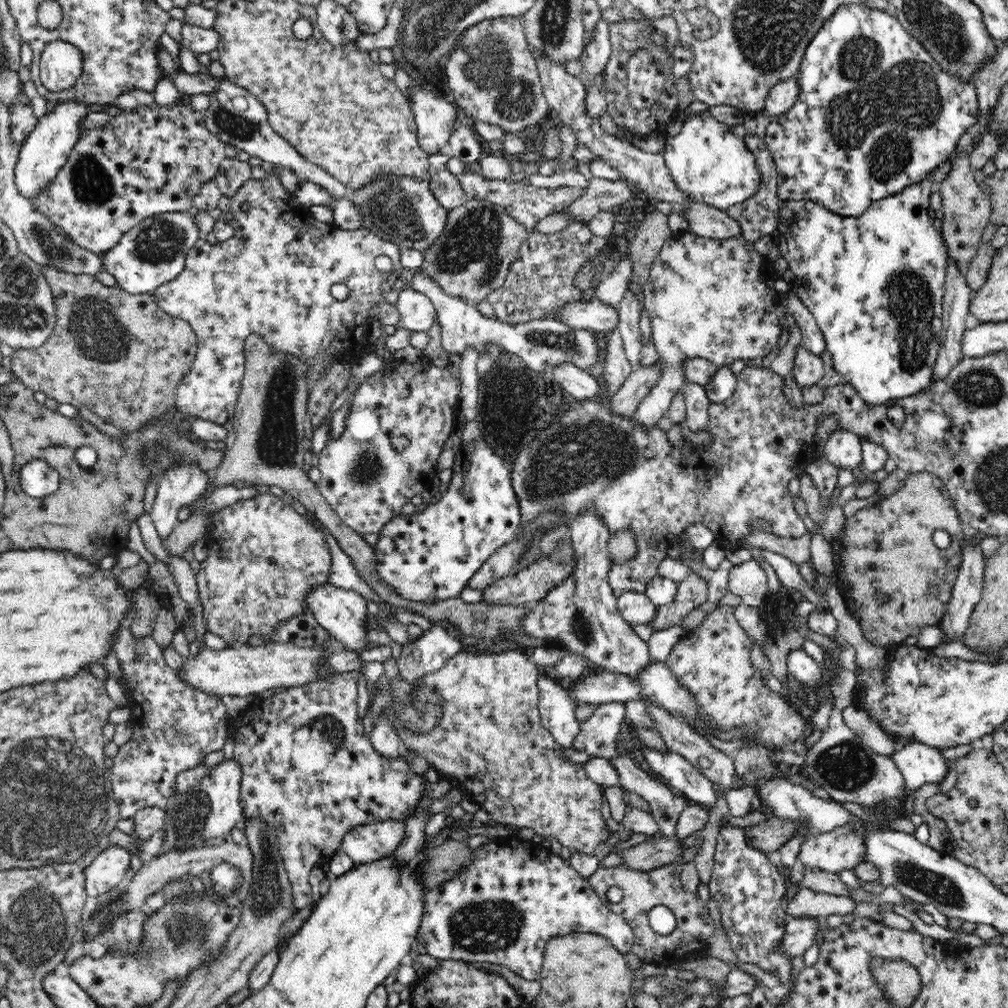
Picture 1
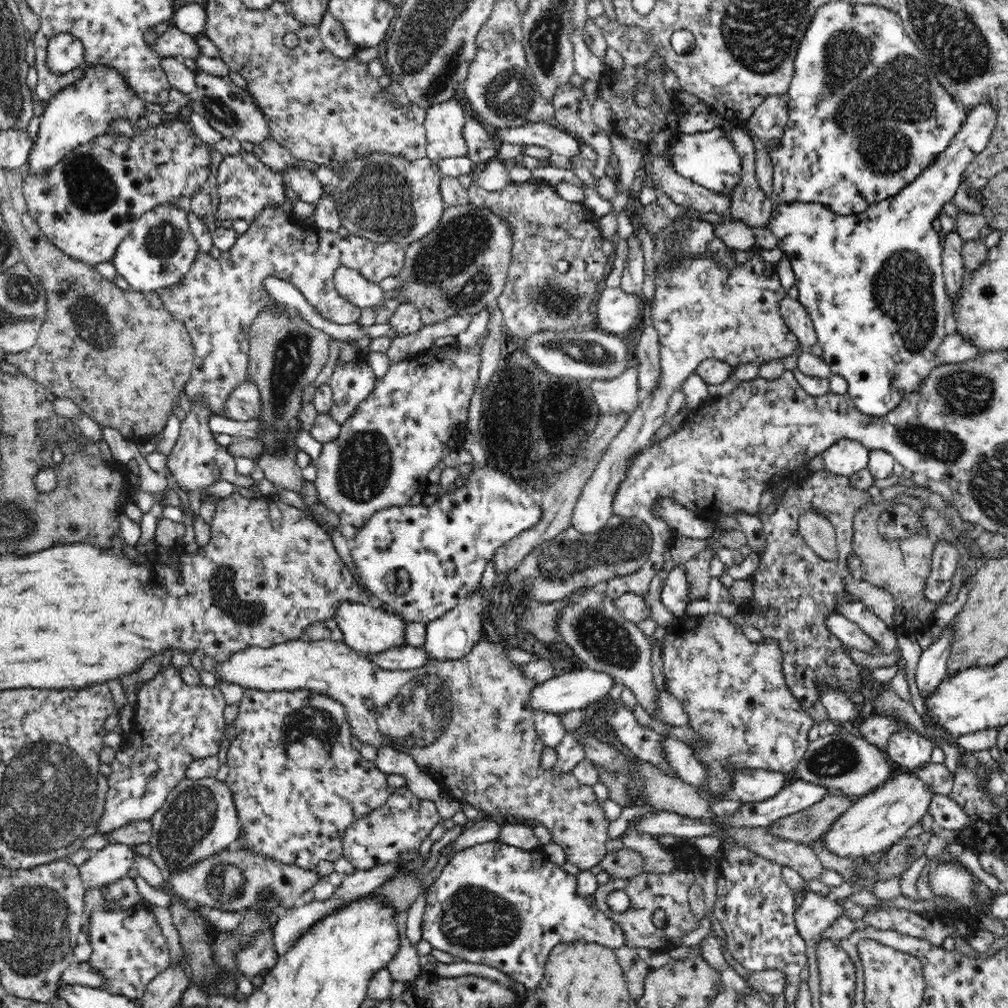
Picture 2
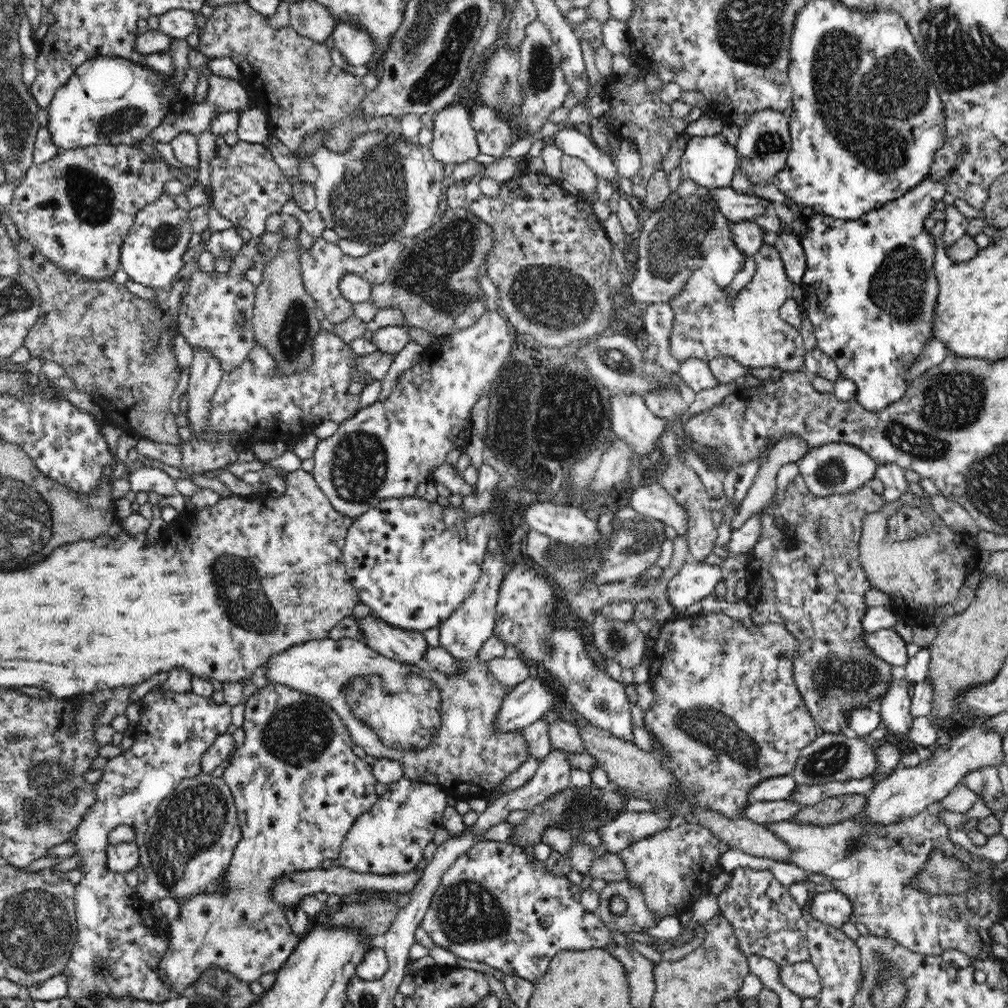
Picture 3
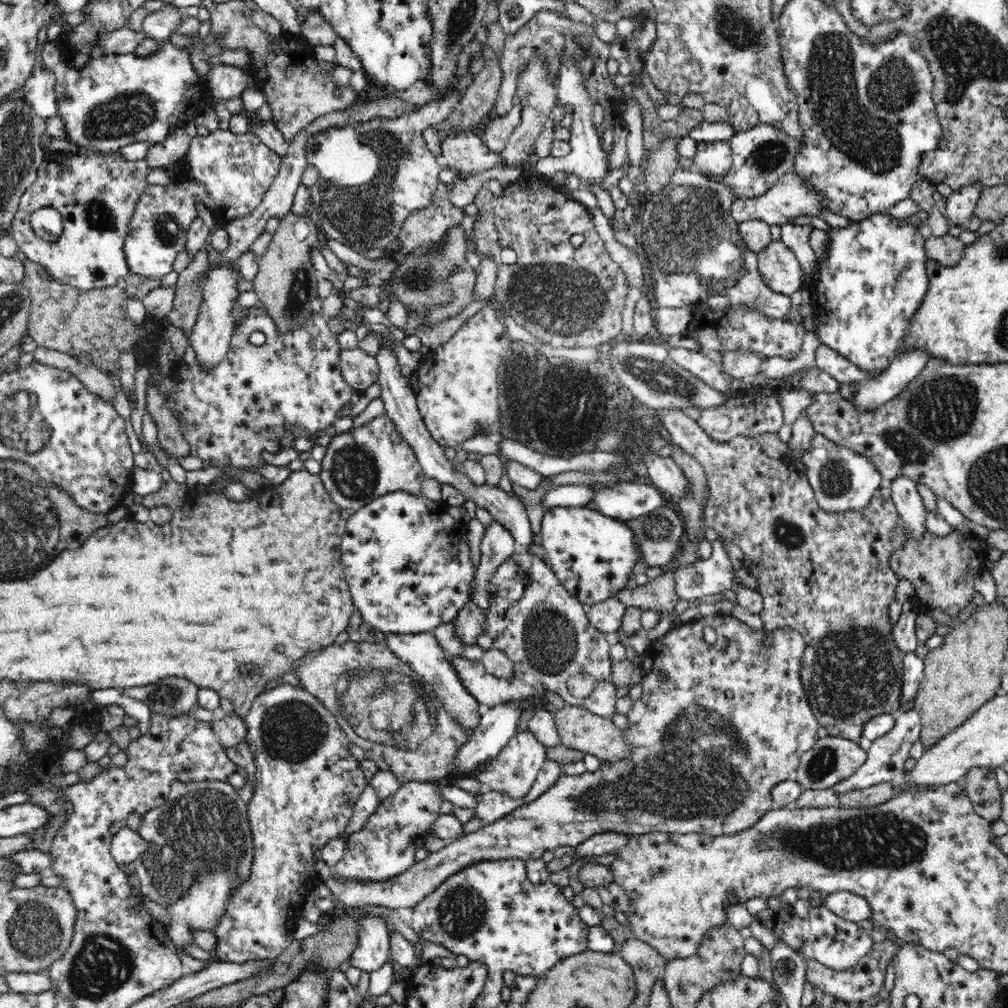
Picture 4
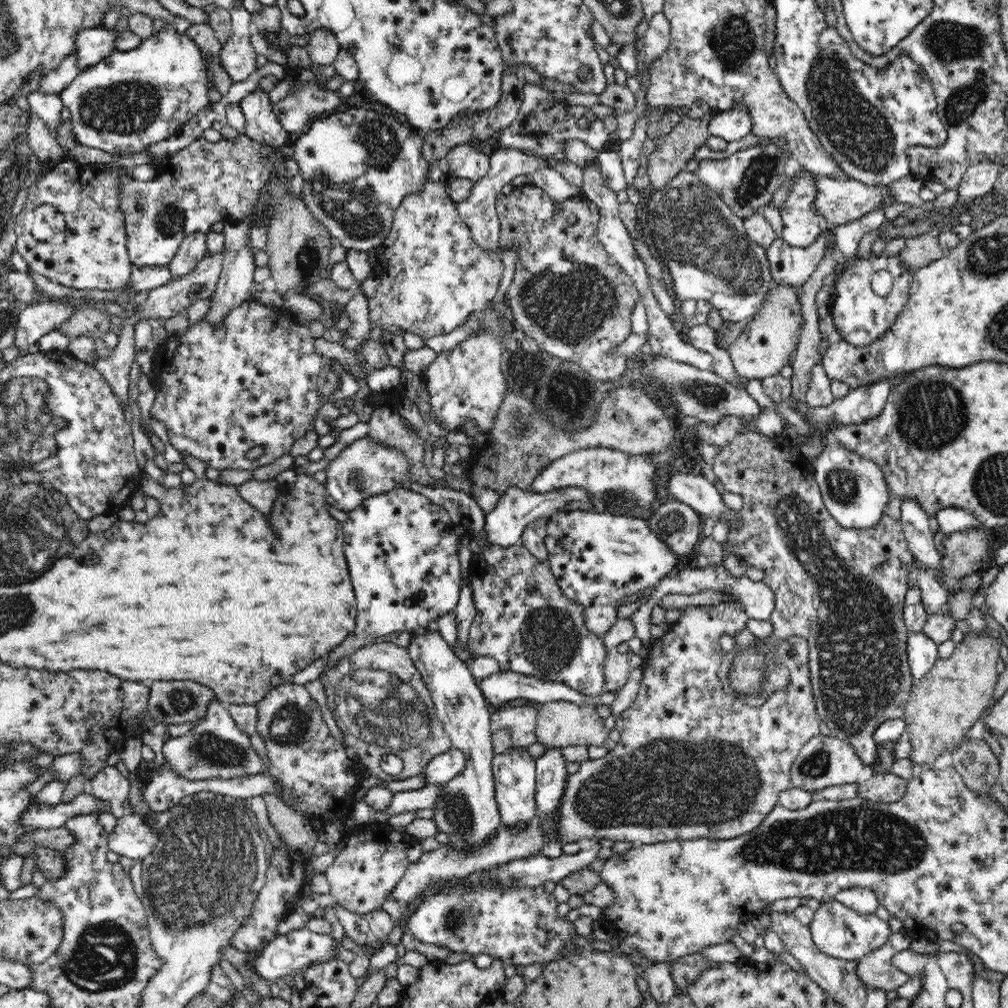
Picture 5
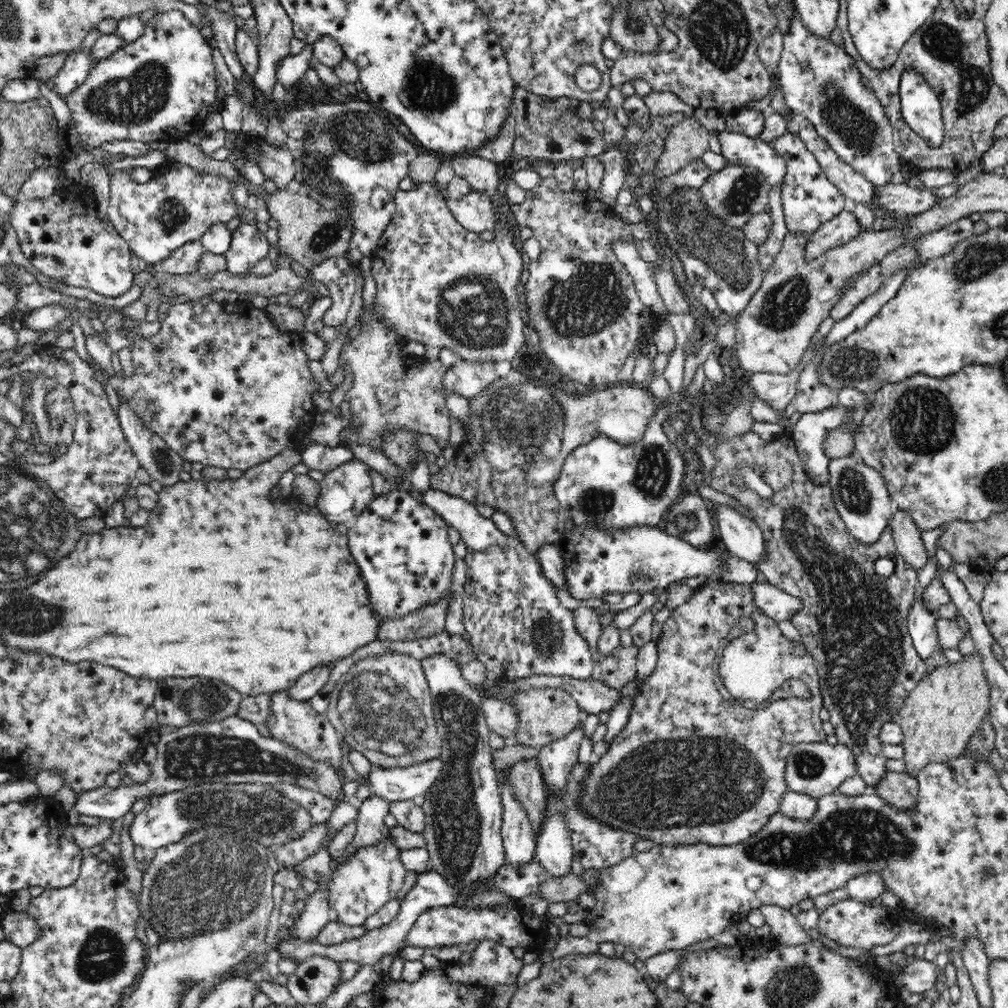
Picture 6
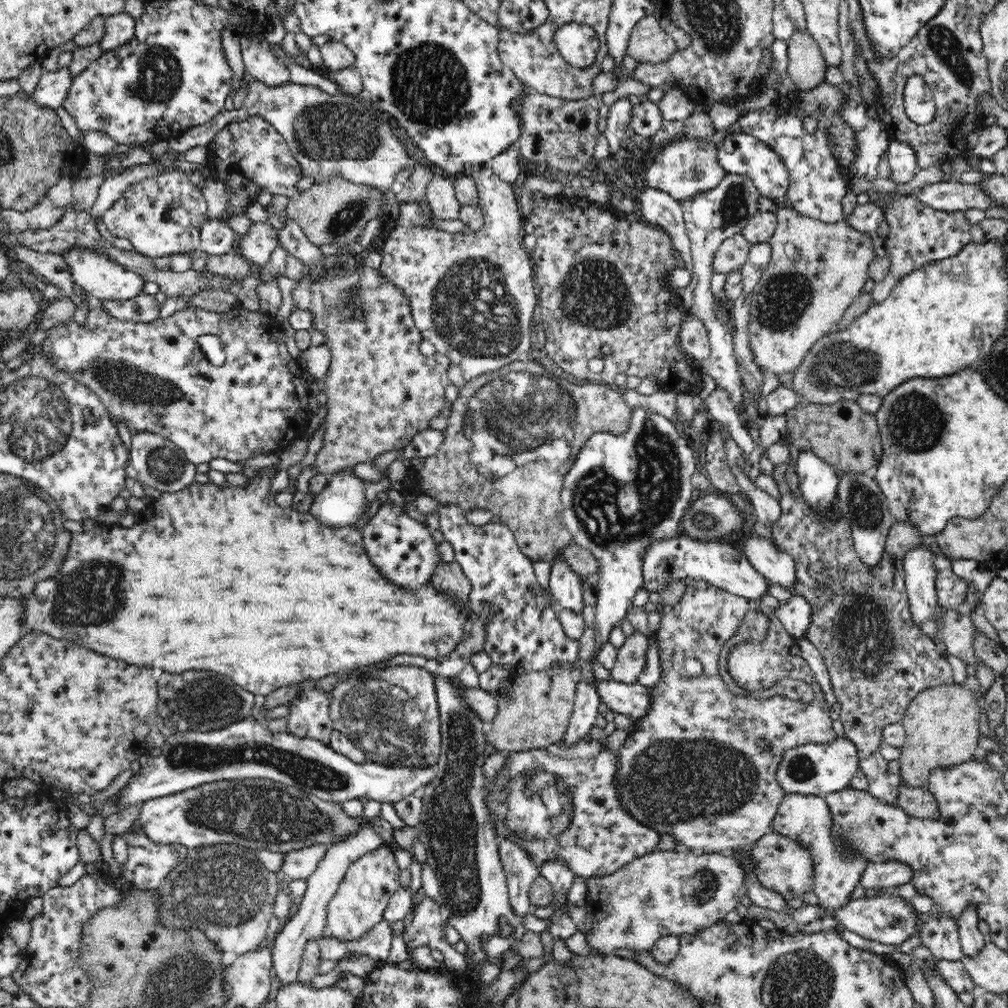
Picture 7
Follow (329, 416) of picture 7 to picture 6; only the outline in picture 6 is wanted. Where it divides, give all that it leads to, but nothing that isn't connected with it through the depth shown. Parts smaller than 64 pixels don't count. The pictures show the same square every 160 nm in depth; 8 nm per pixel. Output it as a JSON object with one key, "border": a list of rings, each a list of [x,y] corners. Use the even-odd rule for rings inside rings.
{"border":[[[373,305],[371,308],[371,319],[363,322],[363,327],[359,335],[349,344],[344,344],[339,356],[339,374],[344,375],[346,380],[354,381],[350,384],[350,390],[346,393],[346,405],[350,407],[353,414],[353,425],[346,426],[340,432],[341,446],[349,448],[350,445],[366,445],[372,449],[381,450],[383,443],[382,435],[386,431],[395,431],[396,429],[408,429],[418,434],[430,434],[436,444],[443,449],[449,445],[450,438],[450,411],[446,407],[446,394],[443,392],[443,378],[447,367],[436,360],[426,360],[424,357],[410,357],[403,353],[404,343],[407,340],[400,337],[385,322],[377,320],[373,314]],[[359,426],[359,431],[349,431],[348,428]]]}

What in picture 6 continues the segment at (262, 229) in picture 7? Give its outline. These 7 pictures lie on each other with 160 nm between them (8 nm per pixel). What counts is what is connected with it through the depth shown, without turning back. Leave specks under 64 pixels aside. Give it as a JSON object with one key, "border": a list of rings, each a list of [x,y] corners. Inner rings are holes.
{"border":[[[243,223],[232,232],[232,244],[224,255],[228,273],[244,275],[269,253],[269,242],[255,223]]]}

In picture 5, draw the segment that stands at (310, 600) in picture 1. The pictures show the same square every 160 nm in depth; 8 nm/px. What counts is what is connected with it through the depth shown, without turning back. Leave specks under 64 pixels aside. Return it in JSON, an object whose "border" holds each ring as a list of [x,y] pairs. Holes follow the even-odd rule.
{"border":[[[436,630],[416,632],[407,651],[414,666],[422,675],[423,683],[430,690],[435,705],[435,714],[444,726],[453,748],[460,750],[467,759],[462,774],[454,776],[450,782],[442,785],[436,804],[434,804],[436,822],[439,832],[449,835],[449,842],[440,843],[454,849],[471,849],[487,841],[502,825],[501,815],[495,799],[494,771],[492,760],[495,758],[492,746],[492,708],[480,691],[468,663],[454,655],[450,645]]]}

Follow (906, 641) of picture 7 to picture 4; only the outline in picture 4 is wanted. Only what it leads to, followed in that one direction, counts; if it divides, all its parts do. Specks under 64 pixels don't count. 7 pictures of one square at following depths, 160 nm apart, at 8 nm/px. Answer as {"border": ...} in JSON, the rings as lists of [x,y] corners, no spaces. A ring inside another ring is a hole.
{"border":[[[666,409],[656,412],[659,417],[658,425],[661,425],[667,438],[674,444],[682,448],[684,452],[692,455],[702,466],[707,476],[708,489],[710,495],[705,504],[705,526],[714,528],[722,537],[734,542],[744,552],[743,564],[750,570],[750,574],[756,578],[758,594],[763,596],[763,607],[759,616],[763,622],[763,628],[766,630],[766,639],[769,634],[777,628],[790,628],[798,631],[805,640],[806,646],[803,654],[802,680],[803,688],[806,694],[814,717],[818,720],[819,726],[824,727],[830,736],[847,738],[857,742],[862,737],[862,730],[868,720],[876,718],[878,714],[897,715],[904,711],[901,709],[900,696],[902,696],[903,684],[903,653],[896,646],[892,636],[892,624],[889,619],[888,606],[896,600],[896,585],[899,578],[890,568],[889,558],[893,550],[899,549],[905,541],[906,531],[898,529],[897,518],[899,512],[892,500],[886,500],[880,493],[874,493],[869,505],[860,510],[847,510],[845,513],[831,513],[820,508],[815,499],[814,491],[810,487],[803,464],[800,460],[785,458],[778,460],[770,458],[757,440],[745,436],[737,436],[726,442],[716,441],[707,435],[705,430],[693,420],[687,417],[684,409]]]}

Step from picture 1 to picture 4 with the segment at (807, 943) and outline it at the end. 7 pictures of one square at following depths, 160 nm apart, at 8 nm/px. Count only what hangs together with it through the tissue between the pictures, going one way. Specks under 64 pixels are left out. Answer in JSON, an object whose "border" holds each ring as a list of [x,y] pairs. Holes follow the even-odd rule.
{"border":[[[838,891],[825,897],[824,903],[836,916],[848,922],[860,922],[871,917],[869,902],[857,894]]]}

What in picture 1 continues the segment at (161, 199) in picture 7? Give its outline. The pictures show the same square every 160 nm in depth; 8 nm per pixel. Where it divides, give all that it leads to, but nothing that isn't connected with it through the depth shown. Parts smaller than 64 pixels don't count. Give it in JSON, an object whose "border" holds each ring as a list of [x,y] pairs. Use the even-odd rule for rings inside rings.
{"border":[[[224,158],[218,166],[218,172],[213,180],[218,184],[222,195],[234,196],[242,184],[252,179],[252,167],[248,161],[240,161],[238,158]],[[187,211],[146,218],[103,254],[104,271],[114,276],[117,287],[130,294],[152,294],[184,271],[186,255],[200,238],[200,229]]]}

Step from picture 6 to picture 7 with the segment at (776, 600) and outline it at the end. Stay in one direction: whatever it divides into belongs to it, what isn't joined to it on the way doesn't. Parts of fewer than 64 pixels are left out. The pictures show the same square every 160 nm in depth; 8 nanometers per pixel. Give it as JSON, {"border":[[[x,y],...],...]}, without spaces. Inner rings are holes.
{"border":[[[793,594],[786,603],[780,603],[780,606],[774,611],[784,628],[796,640],[804,638],[806,630],[809,629],[813,611],[811,604],[806,598]]]}

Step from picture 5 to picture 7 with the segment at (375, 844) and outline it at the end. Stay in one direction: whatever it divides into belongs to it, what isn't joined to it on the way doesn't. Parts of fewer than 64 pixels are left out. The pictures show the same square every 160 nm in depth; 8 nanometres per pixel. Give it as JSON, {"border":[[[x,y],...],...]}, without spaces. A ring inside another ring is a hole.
{"border":[[[386,844],[358,858],[348,867],[338,890],[327,905],[326,926],[322,937],[334,936],[346,941],[357,939],[363,937],[377,922],[382,921],[390,897],[401,887],[398,881],[400,871],[393,849]]]}

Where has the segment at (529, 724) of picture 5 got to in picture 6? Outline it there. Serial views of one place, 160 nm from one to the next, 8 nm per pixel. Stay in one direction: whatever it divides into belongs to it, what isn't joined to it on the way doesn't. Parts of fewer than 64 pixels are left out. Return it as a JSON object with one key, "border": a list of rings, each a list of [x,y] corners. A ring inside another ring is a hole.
{"border":[[[483,696],[482,711],[489,729],[508,742],[514,739],[519,726],[519,713],[511,704],[492,697]]]}

